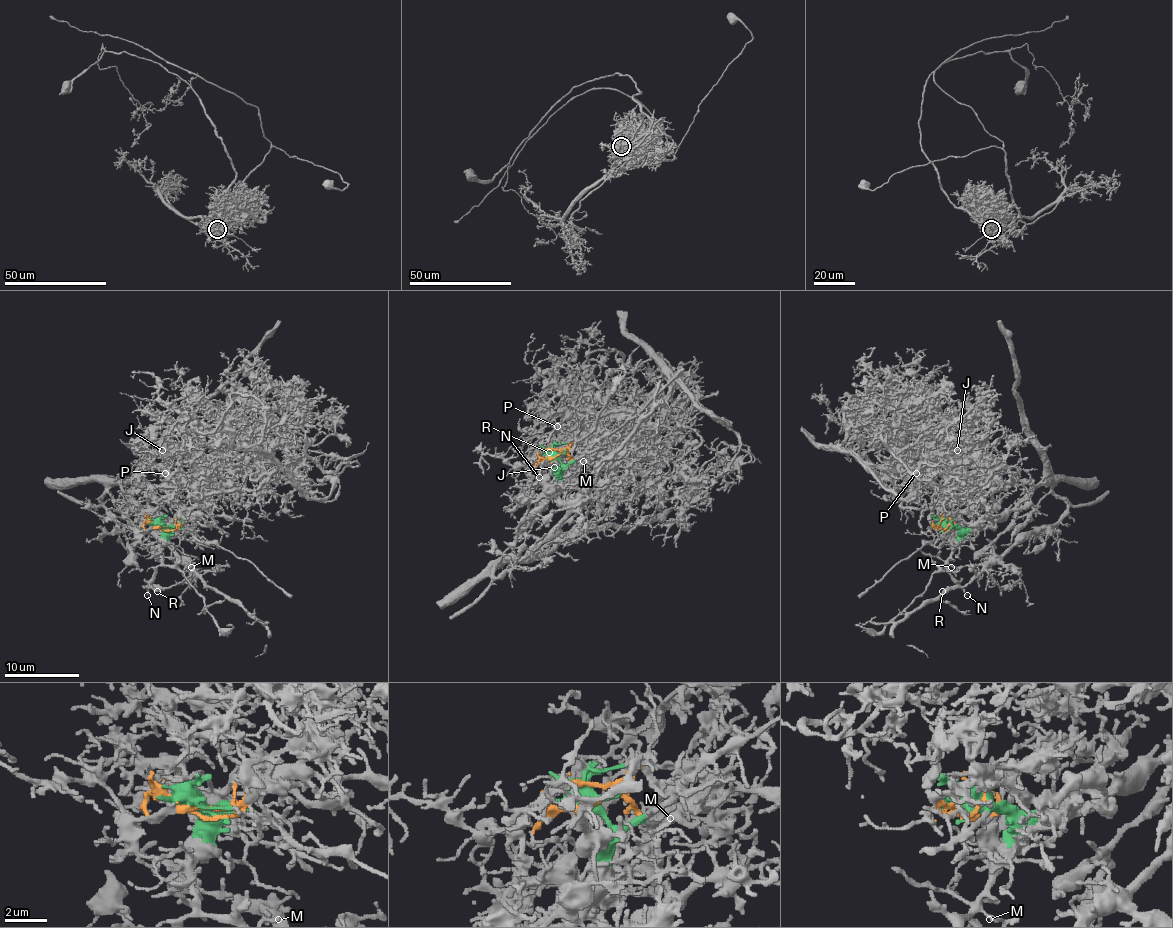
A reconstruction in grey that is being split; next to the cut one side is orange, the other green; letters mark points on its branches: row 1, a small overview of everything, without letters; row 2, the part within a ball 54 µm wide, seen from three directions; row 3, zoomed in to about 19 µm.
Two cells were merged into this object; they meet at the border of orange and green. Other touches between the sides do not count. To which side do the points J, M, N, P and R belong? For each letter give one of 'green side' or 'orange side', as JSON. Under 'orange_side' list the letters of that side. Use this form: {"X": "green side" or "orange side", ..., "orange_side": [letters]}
{"J": "orange side", "M": "green side", "N": "green side", "P": "orange side", "R": "green side", "orange_side": ["J", "P"]}

